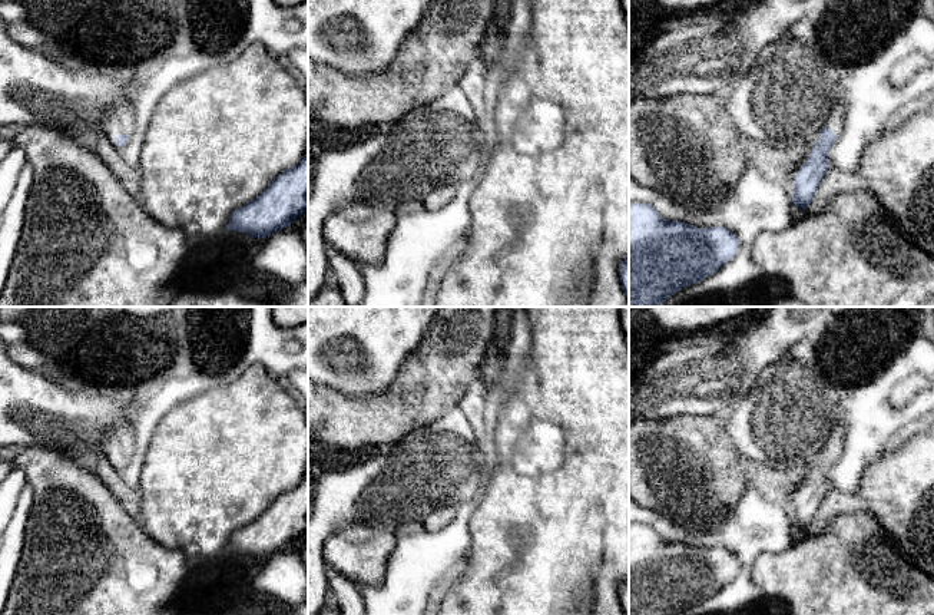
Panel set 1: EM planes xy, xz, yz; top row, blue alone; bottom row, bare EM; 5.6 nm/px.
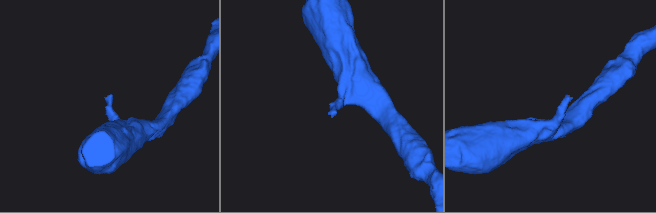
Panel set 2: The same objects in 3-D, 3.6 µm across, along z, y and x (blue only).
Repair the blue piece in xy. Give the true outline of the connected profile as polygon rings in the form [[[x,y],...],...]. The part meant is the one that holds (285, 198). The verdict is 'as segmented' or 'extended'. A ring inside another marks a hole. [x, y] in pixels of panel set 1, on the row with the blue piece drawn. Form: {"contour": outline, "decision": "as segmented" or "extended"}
{"contour": [[[308,158],[278,175],[255,199],[231,214],[228,231],[266,238],[308,211]]], "decision": "as segmented"}

